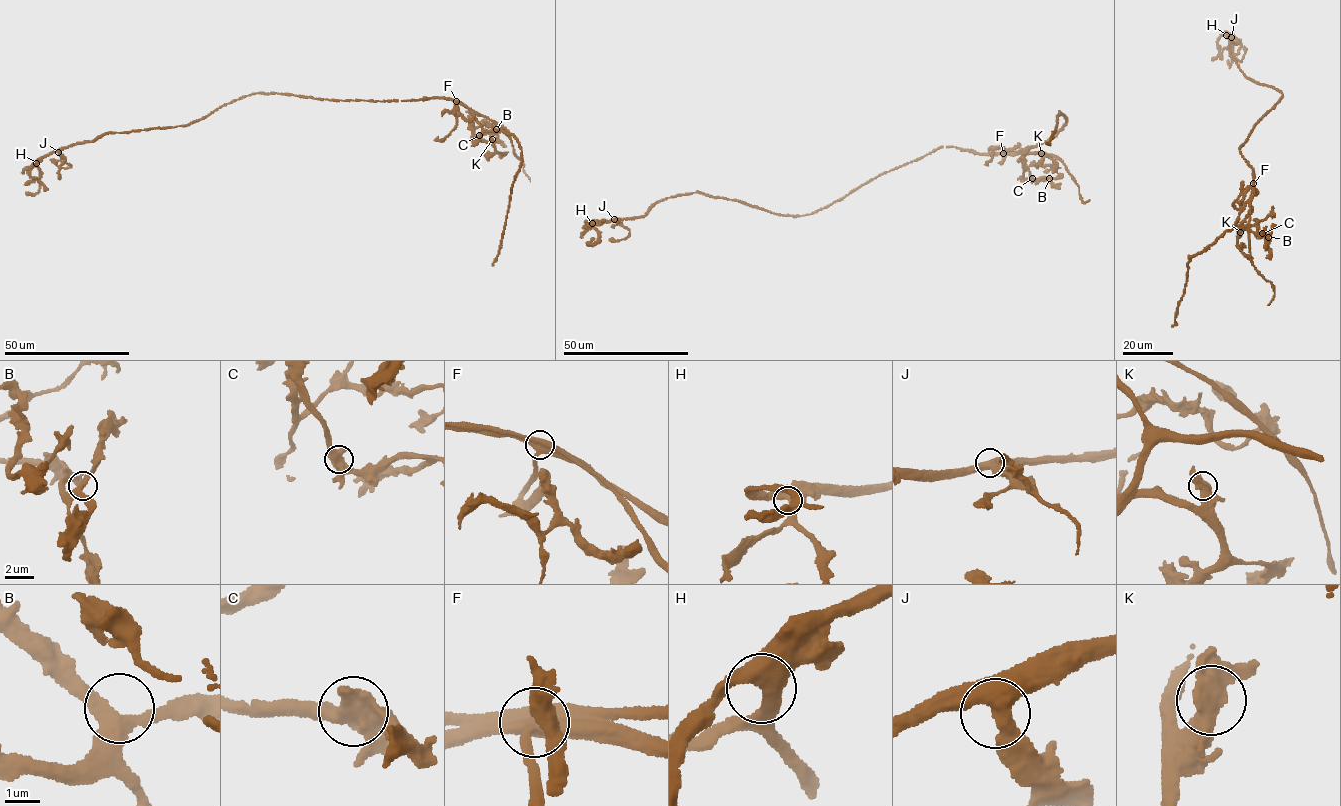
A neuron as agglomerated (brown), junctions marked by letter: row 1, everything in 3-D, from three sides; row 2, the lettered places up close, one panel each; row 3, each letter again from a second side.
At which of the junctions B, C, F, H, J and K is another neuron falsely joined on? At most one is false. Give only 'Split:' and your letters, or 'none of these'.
Split: F

